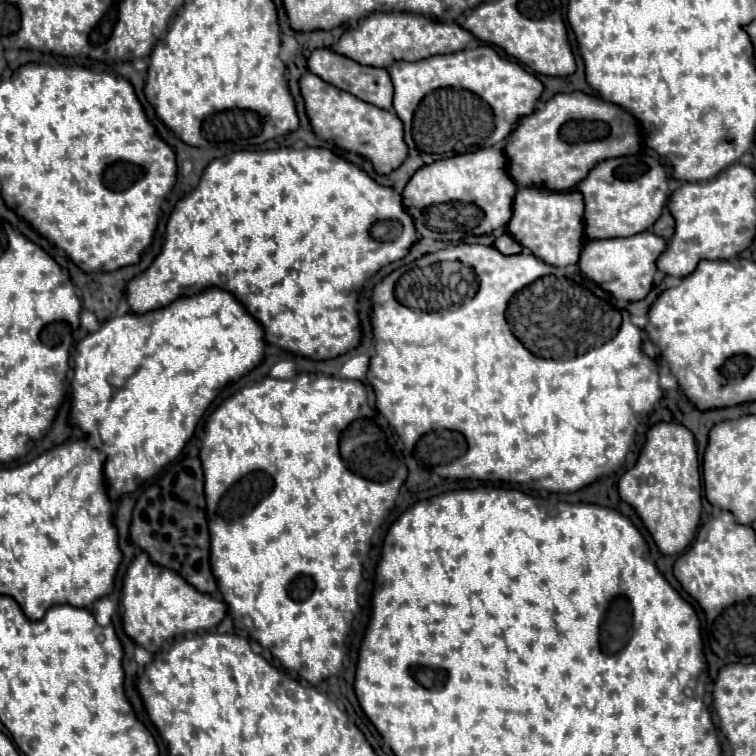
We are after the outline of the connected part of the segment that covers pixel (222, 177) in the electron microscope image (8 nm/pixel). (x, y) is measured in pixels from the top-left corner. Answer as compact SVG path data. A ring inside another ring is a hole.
M281 147L281 149L271 150L239 151L239 153L233 153L231 157L227 155L227 157L211 161L207 165L207 169L203 171L197 189L191 195L183 197L175 205L175 209L169 217L169 223L167 223L167 235L165 235L165 245L163 245L161 253L155 257L155 261L149 265L149 269L145 273L131 279L131 283L127 285L125 297L131 305L131 311L147 313L147 311L169 305L171 301L175 301L181 295L193 295L193 293L205 291L209 287L221 287L225 291L231 291L247 307L247 311L263 325L267 343L279 345L291 353L311 357L317 361L333 359L337 355L347 353L349 349L359 347L359 343L361 343L357 297L359 297L359 291L363 289L365 281L369 277L373 277L381 267L403 259L415 241L417 241L417 231L413 225L413 217L409 217L409 213L405 213L401 193L397 193L393 187L383 187L383 185L375 183L367 175L365 169L335 155L331 149L325 149L325 147L303 147L303 149Z

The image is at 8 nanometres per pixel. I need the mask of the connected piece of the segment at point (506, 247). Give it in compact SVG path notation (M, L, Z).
M509 233L499 235L499 237L495 239L495 247L497 247L501 253L505 253L505 255L513 255L513 253L521 253L521 251L523 251L523 247L521 247Z

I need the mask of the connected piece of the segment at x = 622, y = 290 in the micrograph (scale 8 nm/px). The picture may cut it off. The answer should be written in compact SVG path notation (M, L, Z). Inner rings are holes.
M643 231L633 237L617 239L595 239L587 241L581 251L581 273L609 291L615 299L621 301L639 301L645 299L653 287L653 277L657 273L657 259L665 251L667 241L657 237L653 231Z

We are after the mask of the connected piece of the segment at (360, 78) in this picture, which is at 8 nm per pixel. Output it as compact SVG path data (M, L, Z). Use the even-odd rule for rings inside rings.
M323 47L323 49L315 49L309 57L309 71L319 75L323 81L343 89L343 91L349 91L353 93L355 97L367 101L367 103L373 103L381 109L391 109L391 101L393 101L393 85L391 85L391 77L387 73L387 69L381 69L381 67L369 67L369 65L359 65L357 61L345 57L345 55L339 55L335 53L333 49L329 47Z

